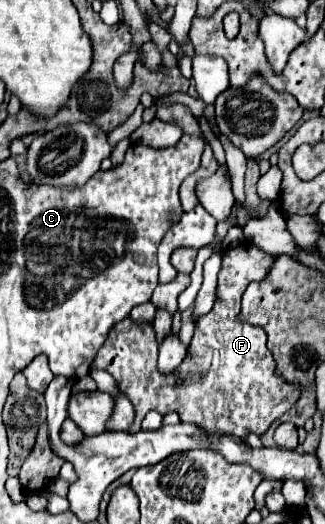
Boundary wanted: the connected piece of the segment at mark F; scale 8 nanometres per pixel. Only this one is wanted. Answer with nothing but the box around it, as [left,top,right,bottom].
[93,241,301,443]

